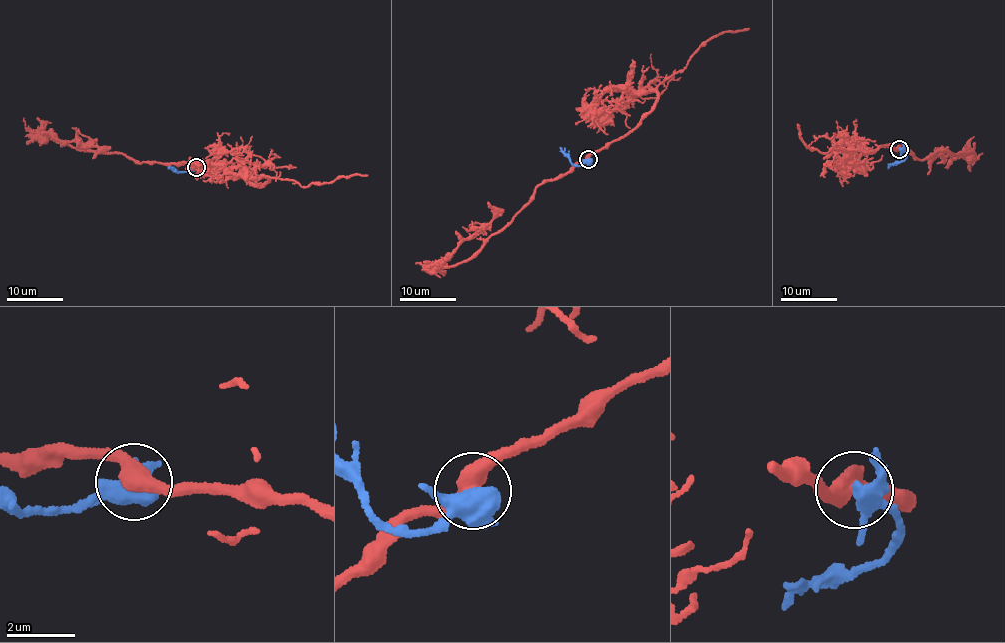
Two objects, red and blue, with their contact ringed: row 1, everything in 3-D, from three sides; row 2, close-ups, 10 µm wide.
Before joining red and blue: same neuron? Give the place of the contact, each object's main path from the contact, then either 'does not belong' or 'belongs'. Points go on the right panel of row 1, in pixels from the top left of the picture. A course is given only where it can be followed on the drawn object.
place (899, 149); course red (899, 149), (908, 150), (915, 159), (944, 150), (953, 155), (974, 153), (937, 156), (928, 174); course blue (899, 149), (906, 153), (906, 157), (887, 168); does not belong

